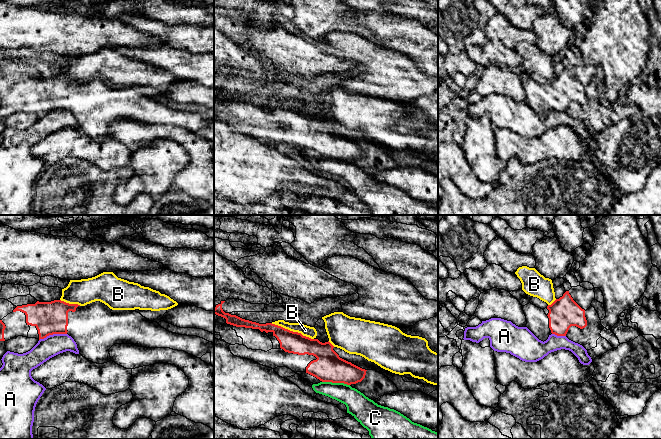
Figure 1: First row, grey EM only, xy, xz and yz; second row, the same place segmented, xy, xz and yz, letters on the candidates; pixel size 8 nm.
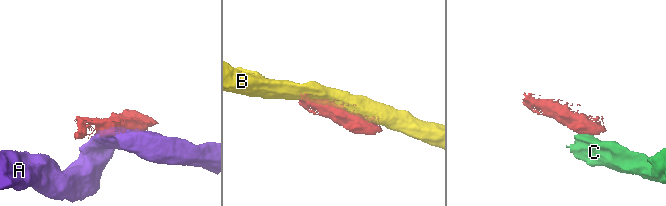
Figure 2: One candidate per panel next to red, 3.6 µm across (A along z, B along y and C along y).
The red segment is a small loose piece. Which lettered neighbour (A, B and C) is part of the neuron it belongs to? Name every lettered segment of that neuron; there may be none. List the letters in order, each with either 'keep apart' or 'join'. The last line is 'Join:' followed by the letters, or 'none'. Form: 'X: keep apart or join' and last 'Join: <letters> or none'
A: keep apart
B: keep apart
C: keep apart
Join: none

